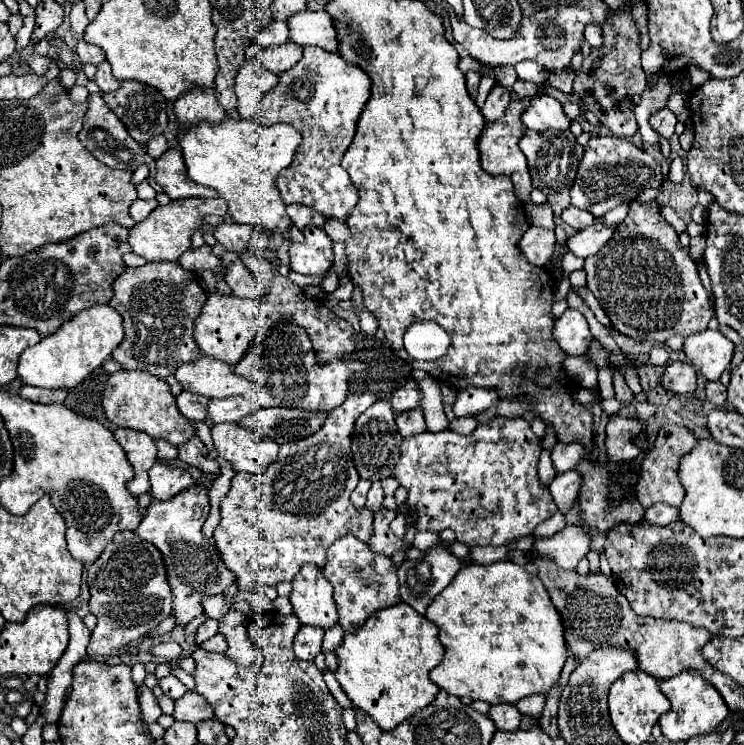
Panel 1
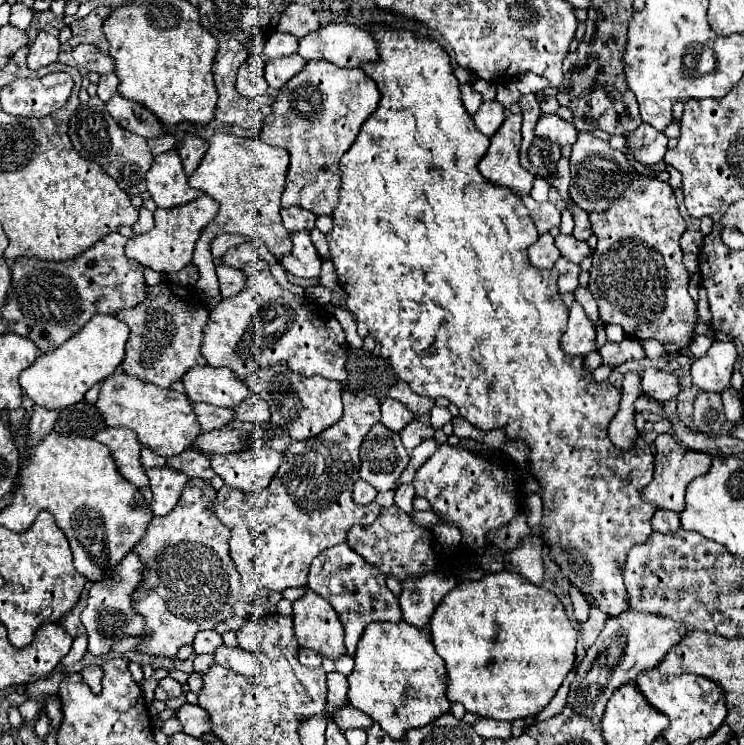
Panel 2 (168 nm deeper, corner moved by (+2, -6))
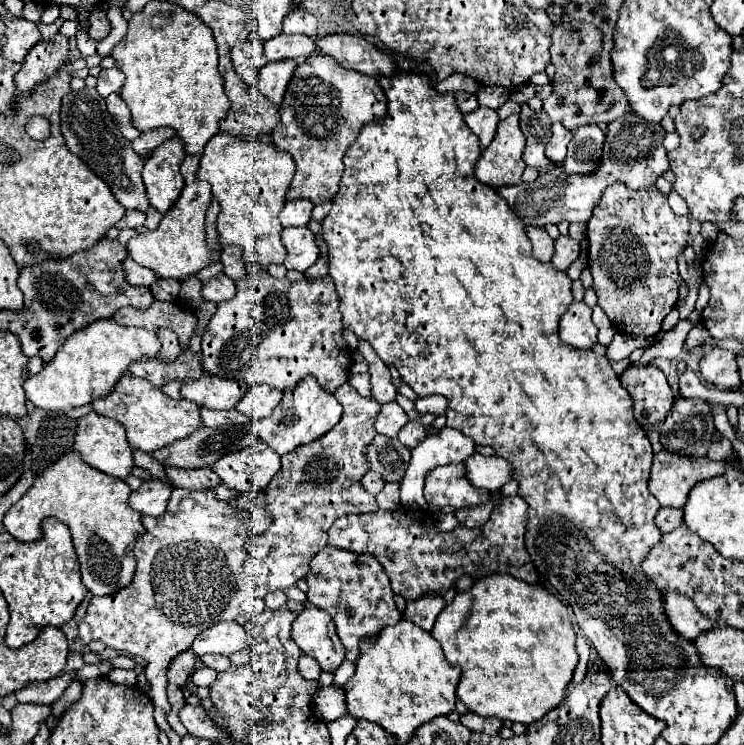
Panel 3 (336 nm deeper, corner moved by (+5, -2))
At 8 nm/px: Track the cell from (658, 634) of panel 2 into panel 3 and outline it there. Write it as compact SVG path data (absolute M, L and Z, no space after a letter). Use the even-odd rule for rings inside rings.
M667 592L663 596L663 604L665 604L665 612L667 612L671 626L681 636L687 636L689 640L693 640L701 632L715 628L715 622L711 618L703 616L703 612L699 612L699 608L695 608L693 600L679 592Z

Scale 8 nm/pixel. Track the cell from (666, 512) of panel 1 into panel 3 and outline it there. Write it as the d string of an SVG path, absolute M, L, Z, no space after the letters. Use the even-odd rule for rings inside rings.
M661 508L657 518L655 518L655 524L659 526L659 530L663 534L673 532L675 528L683 526L683 512L677 510L677 508Z

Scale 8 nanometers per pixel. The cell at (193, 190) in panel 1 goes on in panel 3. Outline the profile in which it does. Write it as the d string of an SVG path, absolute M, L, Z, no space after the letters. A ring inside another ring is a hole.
M175 136L157 146L143 168L143 182L147 188L147 198L153 208L167 212L179 198L185 182L179 166L185 158L183 142Z

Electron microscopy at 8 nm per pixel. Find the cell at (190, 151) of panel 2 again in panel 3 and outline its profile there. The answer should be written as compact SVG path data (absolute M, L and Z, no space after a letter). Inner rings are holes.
M187 156L181 164L181 174L185 180L185 188L173 208L163 216L155 230L147 230L129 240L127 252L129 256L145 268L151 268L159 278L183 280L199 270L219 262L221 250L211 250L205 242L205 212L211 200L211 186L201 182L195 172L199 166L199 156Z

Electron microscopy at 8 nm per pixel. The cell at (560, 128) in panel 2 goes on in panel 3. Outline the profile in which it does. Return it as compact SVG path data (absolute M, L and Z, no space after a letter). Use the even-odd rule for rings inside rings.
M553 124L551 132L553 132L553 136L551 136L549 144L547 144L545 156L549 156L549 160L553 164L563 164L565 154L567 154L567 144L571 140L571 132L567 128L563 128L561 124Z

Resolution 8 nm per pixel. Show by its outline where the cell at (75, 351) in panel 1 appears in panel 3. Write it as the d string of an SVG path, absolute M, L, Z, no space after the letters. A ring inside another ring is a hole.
M99 320L89 324L87 328L75 332L71 340L65 340L63 348L55 354L51 362L43 366L37 376L31 376L25 382L27 398L43 410L49 412L65 412L93 400L107 396L119 378L127 372L129 364L141 358L153 358L161 350L161 342L155 338L155 332L145 328L127 328L119 326L113 320Z

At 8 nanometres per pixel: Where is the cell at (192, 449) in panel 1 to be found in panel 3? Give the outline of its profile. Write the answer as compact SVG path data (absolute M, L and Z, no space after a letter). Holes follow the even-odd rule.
M165 468L165 472L175 488L215 490L219 486L219 476L215 476L215 472L211 468L195 468L195 470Z

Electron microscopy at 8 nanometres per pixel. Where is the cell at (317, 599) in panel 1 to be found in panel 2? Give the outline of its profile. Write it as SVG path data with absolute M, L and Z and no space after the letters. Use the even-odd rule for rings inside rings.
M310 590L294 602L294 634L300 646L318 650L330 660L346 652L338 614L330 608L326 598Z

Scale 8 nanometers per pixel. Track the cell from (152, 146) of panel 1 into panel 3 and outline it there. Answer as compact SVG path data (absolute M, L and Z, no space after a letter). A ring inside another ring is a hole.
M155 128L155 130L147 130L143 132L137 140L133 140L133 150L139 154L139 156L145 156L149 152L153 152L159 144L163 144L167 138L173 138L175 136L175 130L171 128Z

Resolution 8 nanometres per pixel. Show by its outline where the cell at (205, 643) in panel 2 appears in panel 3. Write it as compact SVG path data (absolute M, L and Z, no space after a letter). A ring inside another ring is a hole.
M221 622L215 624L207 630L203 630L195 642L193 642L193 652L197 656L203 654L235 654L241 652L245 648L249 648L249 632L245 626L237 624L237 622Z

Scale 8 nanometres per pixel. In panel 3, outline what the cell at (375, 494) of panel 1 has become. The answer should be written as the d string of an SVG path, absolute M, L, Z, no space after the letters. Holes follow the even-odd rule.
M389 482L383 492L377 494L377 504L379 508L387 510L387 508L397 508L399 506L399 484L397 482Z

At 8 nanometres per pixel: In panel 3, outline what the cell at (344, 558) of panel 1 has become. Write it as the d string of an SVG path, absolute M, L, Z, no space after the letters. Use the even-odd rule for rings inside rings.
M325 546L311 560L311 570L305 580L309 584L307 600L331 614L349 662L357 662L357 658L361 656L361 640L375 638L381 628L397 624L403 618L395 606L391 582L387 580L387 574L383 572L379 560L371 554L355 554L349 550Z

